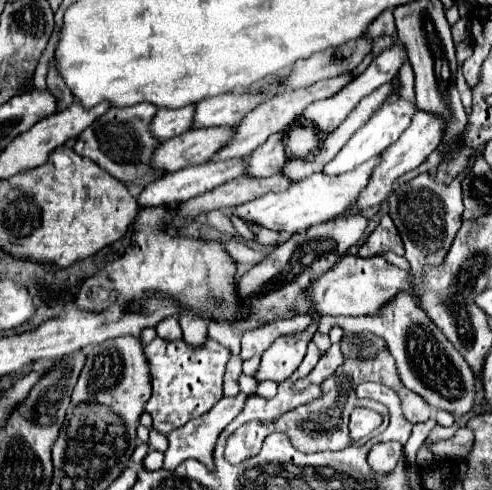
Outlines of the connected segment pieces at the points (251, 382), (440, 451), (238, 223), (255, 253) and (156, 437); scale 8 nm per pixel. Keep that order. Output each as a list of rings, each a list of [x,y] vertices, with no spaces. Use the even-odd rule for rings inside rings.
[[[242,374],[241,378],[239,378],[238,380],[238,385],[240,393],[244,393],[250,396],[256,393],[258,383],[254,379],[254,377]]]
[[[460,428],[454,436],[447,440],[431,442],[426,440],[424,444],[428,444],[434,455],[443,458],[461,459],[465,458],[471,451],[473,446],[474,434],[468,428]]]
[[[225,212],[225,214],[232,221],[234,228],[239,232],[242,238],[244,238],[245,240],[256,241],[255,234],[248,228],[248,226],[242,220],[232,215],[231,212]]]
[[[237,238],[221,242],[221,246],[225,246],[225,252],[229,252],[229,256],[233,256],[233,260],[237,260],[237,264],[249,264],[249,266],[265,260],[265,256],[269,256],[269,252],[271,252],[271,248],[269,250],[253,250]]]
[[[151,428],[151,434],[149,434],[149,442],[147,442],[151,448],[159,450],[159,452],[165,452],[167,450],[167,436],[161,436],[159,432],[155,432],[155,428]]]

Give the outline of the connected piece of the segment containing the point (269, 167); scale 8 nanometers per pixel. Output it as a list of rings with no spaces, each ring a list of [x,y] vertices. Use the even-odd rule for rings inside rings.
[[[287,130],[269,136],[269,140],[249,156],[247,174],[261,178],[281,172],[285,162],[289,160],[289,154],[285,150],[285,140],[287,140]]]

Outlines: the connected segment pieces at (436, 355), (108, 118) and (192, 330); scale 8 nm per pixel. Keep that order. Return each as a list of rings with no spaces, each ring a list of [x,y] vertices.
[[[399,294],[389,302],[377,316],[361,318],[335,318],[335,324],[341,326],[347,334],[375,332],[381,334],[397,362],[397,372],[405,388],[419,394],[427,400],[429,406],[447,410],[451,414],[467,414],[475,406],[475,374],[461,360],[461,354],[449,344],[449,340],[431,324],[431,320],[415,304],[415,298],[409,294]]]
[[[135,104],[135,108],[113,108],[99,120],[95,120],[89,128],[85,128],[81,136],[77,136],[77,144],[73,150],[79,156],[91,158],[93,162],[101,164],[103,170],[107,170],[123,184],[145,188],[145,184],[151,184],[153,180],[165,176],[165,172],[153,172],[153,164],[149,164],[149,160],[153,158],[153,148],[161,144],[161,140],[151,134],[155,112],[157,108],[153,108],[153,104]]]
[[[183,312],[179,316],[181,328],[183,328],[183,340],[193,344],[193,346],[201,346],[207,338],[207,322],[201,320],[199,316],[193,316],[193,312]]]

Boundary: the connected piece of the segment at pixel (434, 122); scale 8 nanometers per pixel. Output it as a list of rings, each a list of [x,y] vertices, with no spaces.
[[[415,110],[409,128],[401,134],[401,138],[399,138],[393,146],[389,146],[389,148],[381,154],[383,160],[381,160],[381,164],[373,170],[373,176],[371,176],[369,184],[367,184],[367,188],[361,192],[361,196],[357,198],[355,206],[357,206],[357,208],[369,208],[369,206],[381,204],[381,202],[389,196],[395,178],[403,176],[405,172],[413,170],[413,168],[417,168],[421,162],[425,162],[425,158],[439,146],[443,132],[445,132],[445,120],[441,120],[441,116],[433,116],[433,114],[429,114],[429,112]]]

